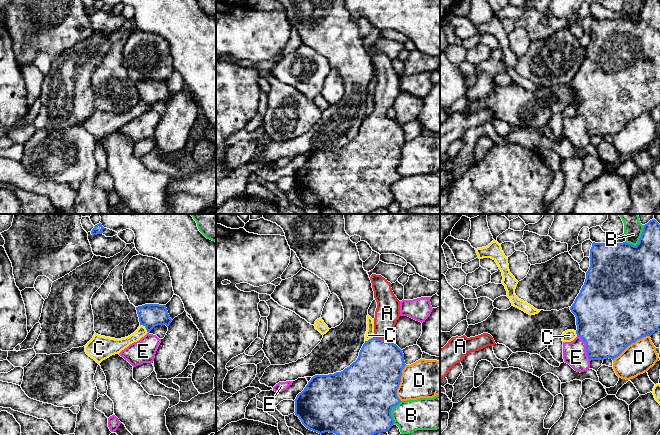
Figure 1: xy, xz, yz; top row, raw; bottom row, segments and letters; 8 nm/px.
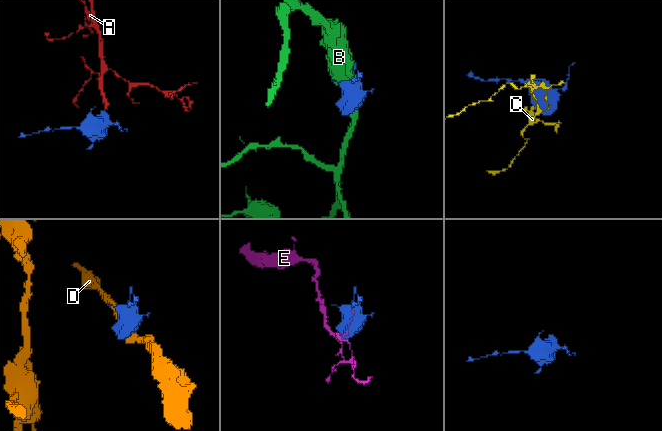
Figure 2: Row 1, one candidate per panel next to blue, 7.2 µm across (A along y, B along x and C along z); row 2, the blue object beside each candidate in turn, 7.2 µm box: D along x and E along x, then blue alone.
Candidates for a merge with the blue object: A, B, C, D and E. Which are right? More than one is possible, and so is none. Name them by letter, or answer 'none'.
A

